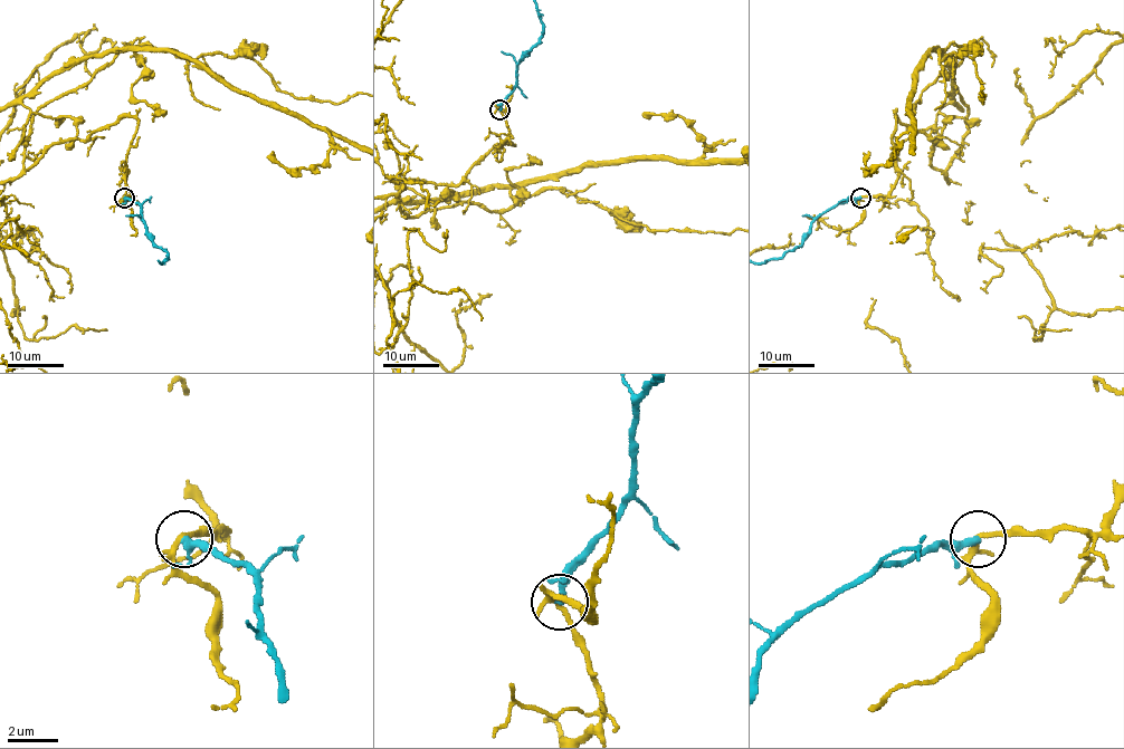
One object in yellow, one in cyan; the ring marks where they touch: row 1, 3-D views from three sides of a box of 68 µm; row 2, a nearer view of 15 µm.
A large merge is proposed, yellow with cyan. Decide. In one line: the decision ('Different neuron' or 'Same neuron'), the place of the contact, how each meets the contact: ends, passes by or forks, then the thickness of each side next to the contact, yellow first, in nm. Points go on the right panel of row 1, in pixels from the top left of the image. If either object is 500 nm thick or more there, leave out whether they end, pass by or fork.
Different neuron. Place: (860, 198). At the ring yellow forks. At the ring cyan ends. Thickness 180 nm (yellow) against 320 nm

